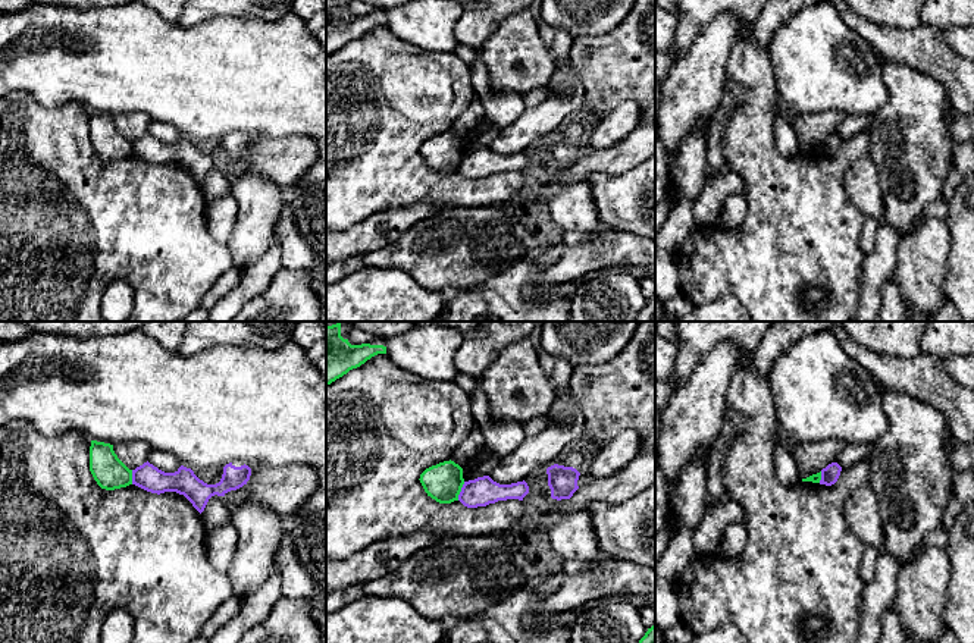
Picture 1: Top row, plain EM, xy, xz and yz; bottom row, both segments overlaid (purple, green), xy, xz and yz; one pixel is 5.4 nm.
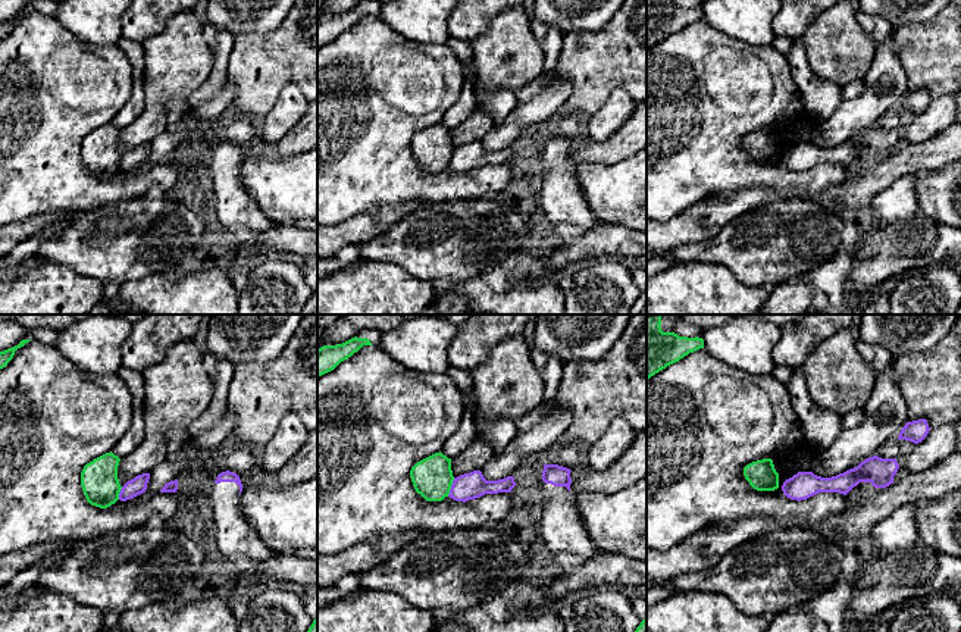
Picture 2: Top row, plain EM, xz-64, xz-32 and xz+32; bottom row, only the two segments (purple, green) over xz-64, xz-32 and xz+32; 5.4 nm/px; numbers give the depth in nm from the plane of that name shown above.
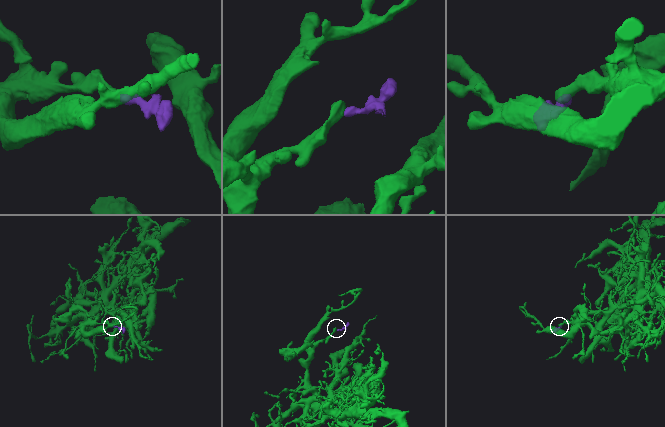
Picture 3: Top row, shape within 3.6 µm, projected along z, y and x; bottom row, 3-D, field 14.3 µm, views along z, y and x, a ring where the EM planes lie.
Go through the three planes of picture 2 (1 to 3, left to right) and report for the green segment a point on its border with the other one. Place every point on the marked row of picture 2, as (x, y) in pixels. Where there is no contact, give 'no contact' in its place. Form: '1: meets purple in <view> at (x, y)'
1: meets purple in xz-64 at (119, 493)
2: meets purple in xz-32 at (451, 487)
3: no contact

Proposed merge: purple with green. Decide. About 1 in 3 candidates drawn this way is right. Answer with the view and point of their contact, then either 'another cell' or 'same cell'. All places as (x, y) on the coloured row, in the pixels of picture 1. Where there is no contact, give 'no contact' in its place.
xz (462, 491) | another cell

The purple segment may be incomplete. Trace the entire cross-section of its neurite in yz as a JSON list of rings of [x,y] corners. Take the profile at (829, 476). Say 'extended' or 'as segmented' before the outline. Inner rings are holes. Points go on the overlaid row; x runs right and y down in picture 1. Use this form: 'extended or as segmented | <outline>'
as segmented | [[[837,462],[829,464],[826,468],[821,470],[821,480],[820,484],[831,486],[837,482],[840,476],[842,467]]]

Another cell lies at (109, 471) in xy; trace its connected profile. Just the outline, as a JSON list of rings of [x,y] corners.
[[[91,440],[90,471],[97,484],[106,490],[132,484],[132,470],[118,458],[110,443]]]

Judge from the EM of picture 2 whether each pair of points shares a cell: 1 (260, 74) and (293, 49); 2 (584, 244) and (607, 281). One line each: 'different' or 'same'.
1: same
2: different

